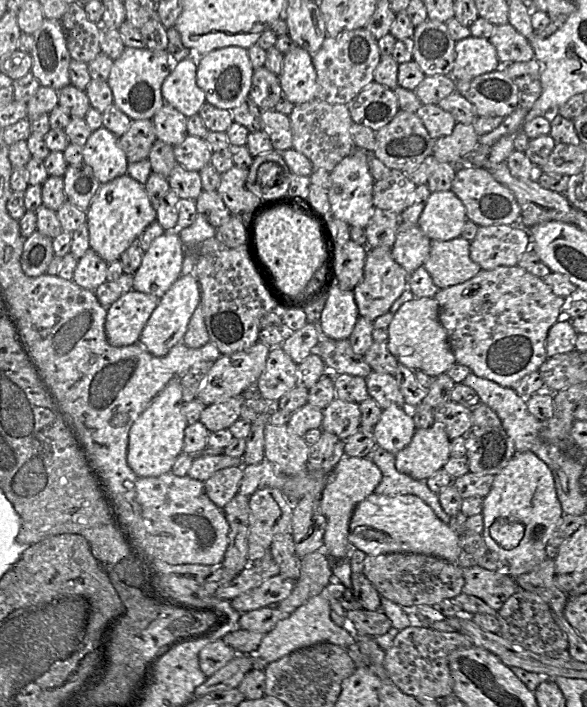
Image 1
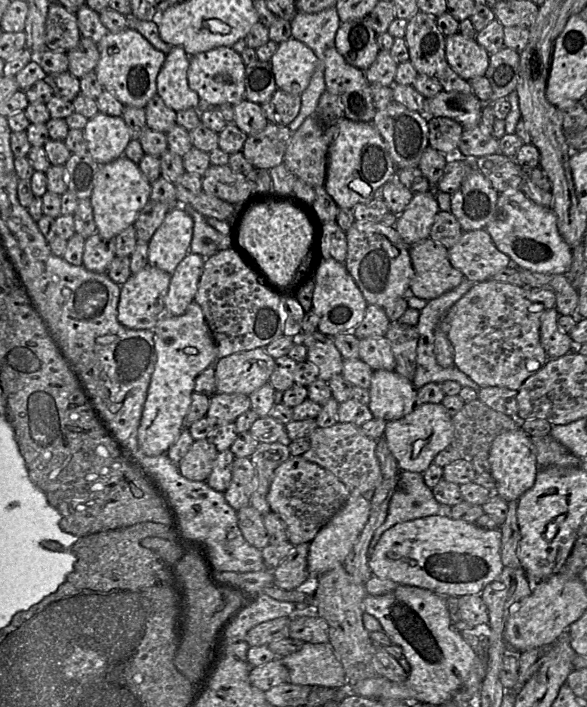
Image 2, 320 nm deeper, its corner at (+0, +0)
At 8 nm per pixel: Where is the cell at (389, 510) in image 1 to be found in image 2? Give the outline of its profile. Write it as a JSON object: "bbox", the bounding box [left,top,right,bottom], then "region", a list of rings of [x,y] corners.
{"bbox":[368,516,502,597],"region":[[[428,516],[386,530],[368,559],[373,576],[432,591],[443,597],[480,595],[501,574],[502,533],[462,520]]]}

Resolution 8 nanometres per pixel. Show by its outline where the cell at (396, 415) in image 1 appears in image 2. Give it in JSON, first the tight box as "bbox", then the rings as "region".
{"bbox":[368,370,418,421],"region":[[[375,370],[368,390],[373,418],[395,421],[410,414],[416,406],[418,390],[396,371]]]}

